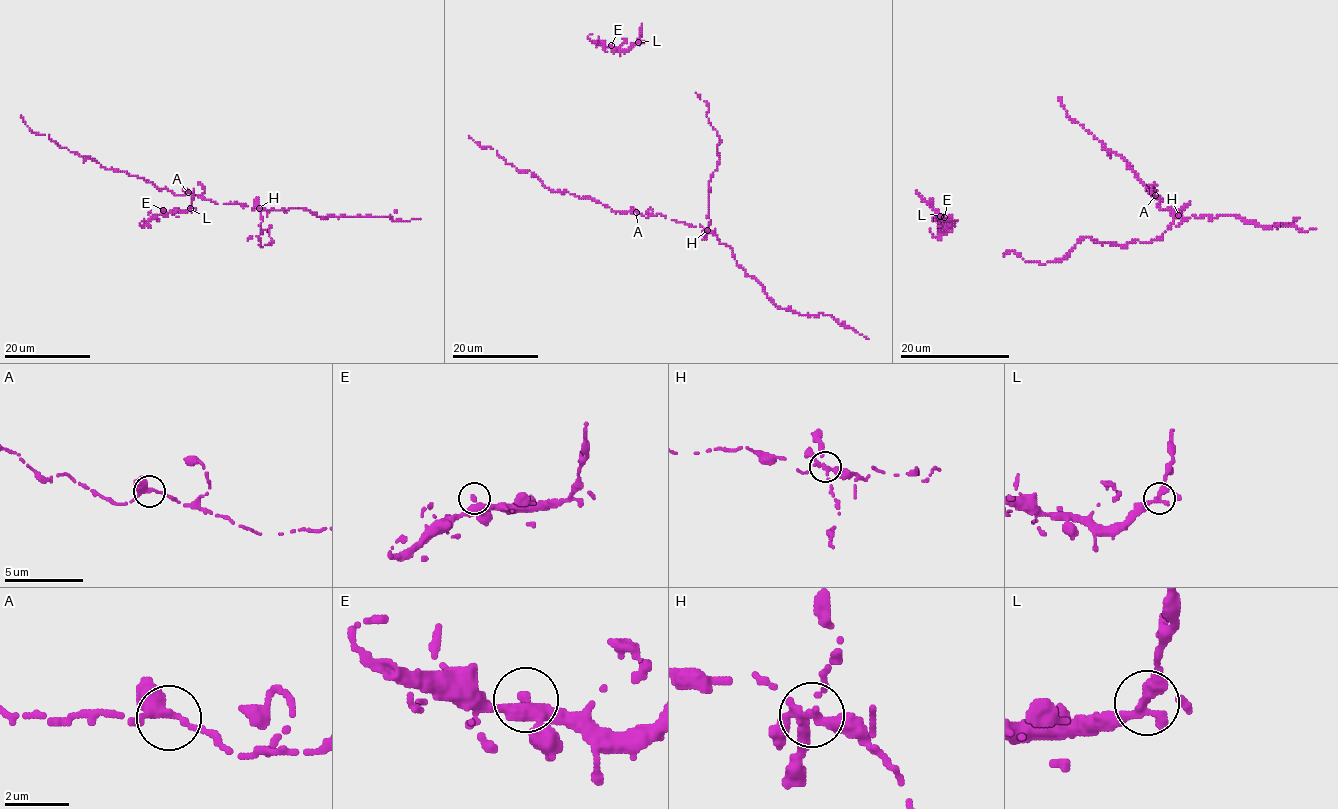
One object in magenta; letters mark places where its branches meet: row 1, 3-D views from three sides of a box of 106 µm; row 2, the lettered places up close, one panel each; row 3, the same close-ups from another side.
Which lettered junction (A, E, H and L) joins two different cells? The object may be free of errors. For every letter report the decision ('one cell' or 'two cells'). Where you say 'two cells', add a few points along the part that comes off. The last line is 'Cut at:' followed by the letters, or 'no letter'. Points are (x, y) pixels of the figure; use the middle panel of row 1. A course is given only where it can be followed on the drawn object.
A: one cell
E: one cell
H: two cells; foreign part runs (707, 230), (710, 221), (709, 183), (718, 166), (717, 149), (721, 140), (707, 117), (709, 108), (696, 93)
L: one cell
Cut at: H

